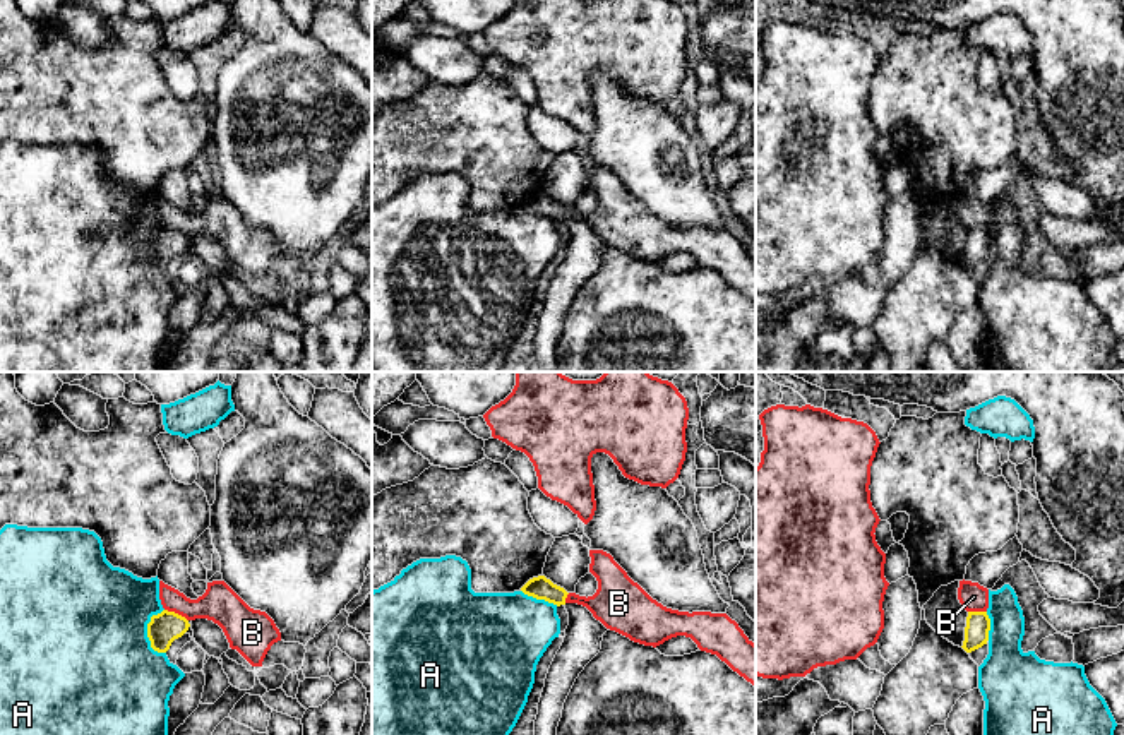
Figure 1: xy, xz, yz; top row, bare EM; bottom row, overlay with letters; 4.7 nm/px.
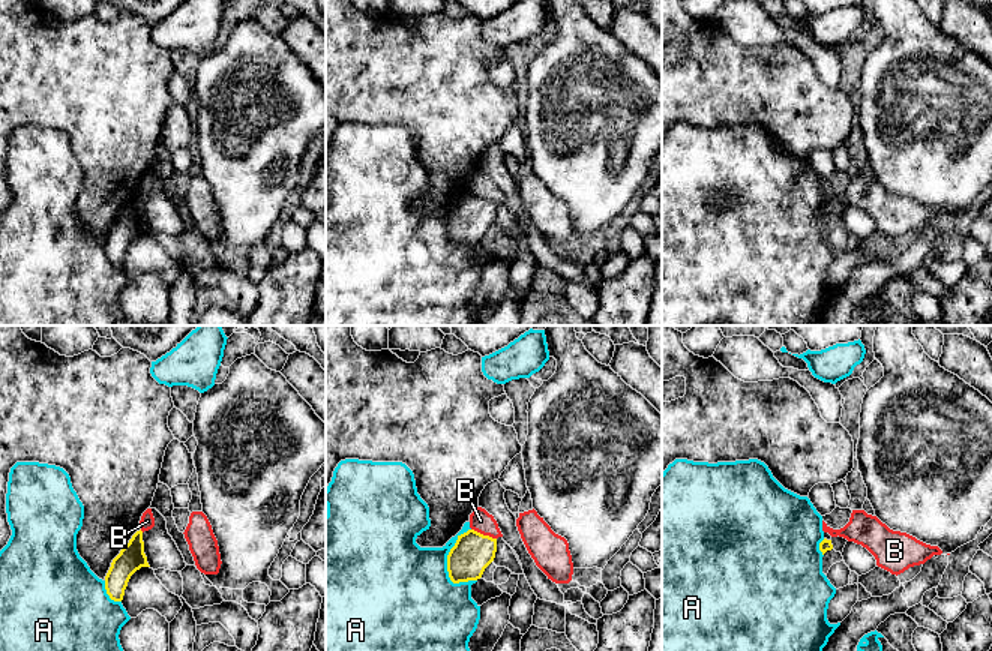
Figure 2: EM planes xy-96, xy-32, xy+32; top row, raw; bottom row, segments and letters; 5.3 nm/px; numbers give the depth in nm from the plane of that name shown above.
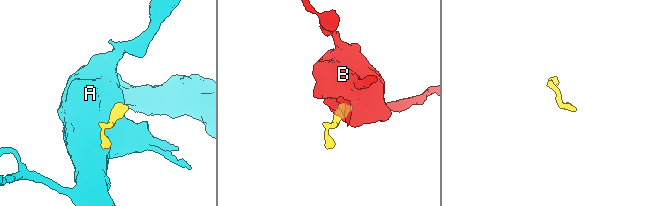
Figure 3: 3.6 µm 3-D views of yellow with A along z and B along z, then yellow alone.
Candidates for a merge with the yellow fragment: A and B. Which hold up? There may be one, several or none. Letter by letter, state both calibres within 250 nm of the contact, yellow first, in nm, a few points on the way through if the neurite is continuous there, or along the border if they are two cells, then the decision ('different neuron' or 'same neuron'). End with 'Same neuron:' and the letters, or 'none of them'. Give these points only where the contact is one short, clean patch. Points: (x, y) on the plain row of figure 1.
A: 150 nm thick on the yellow side, 500 nm on the other; different neuron
B: 150 nm thick on the yellow side, 180 nm on the other; border along xy (165, 225), (180, 230), (187, 237); different neuron
Same neuron: none of them

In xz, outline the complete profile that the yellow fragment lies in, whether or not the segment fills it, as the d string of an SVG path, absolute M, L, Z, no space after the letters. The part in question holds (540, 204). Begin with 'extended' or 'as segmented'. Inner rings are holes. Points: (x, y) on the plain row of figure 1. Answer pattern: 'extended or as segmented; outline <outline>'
as segmented; outline M538 192L529 195L521 207L528 212L533 212L536 216L545 216L548 219L553 219L557 223L565 221L567 207L557 200L553 200L545 192Z

